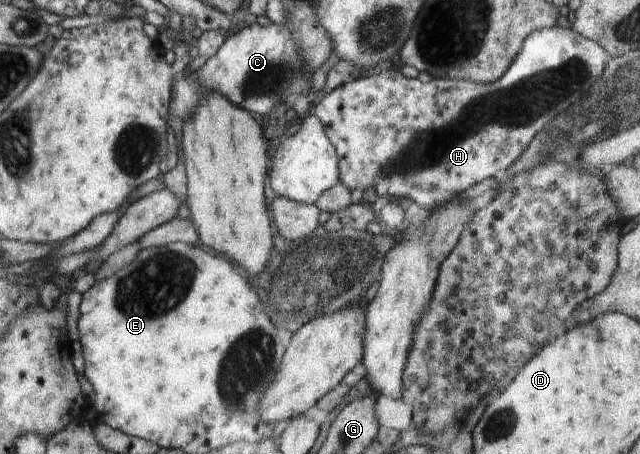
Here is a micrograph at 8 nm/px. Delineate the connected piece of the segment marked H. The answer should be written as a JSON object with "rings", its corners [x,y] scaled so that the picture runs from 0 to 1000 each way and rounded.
{"rings":[[[866,57],[864,62],[847,62],[828,70],[822,81],[814,110],[795,143],[791,161],[770,178],[769,183],[747,183],[734,176],[716,176],[714,172],[677,174],[661,183],[653,172],[634,172],[625,159],[616,154],[595,156],[589,165],[578,165],[555,174],[547,183],[533,187],[509,207],[503,222],[486,236],[486,249],[495,256],[503,269],[509,297],[516,315],[523,324],[530,350],[531,401],[534,401],[547,421],[556,414],[572,416],[584,412],[591,432],[600,427],[616,436],[638,436],[647,441],[656,452],[661,469],[670,469],[672,463],[691,449],[703,447],[714,430],[719,430],[731,412],[744,407],[756,394],[772,388],[775,377],[797,370],[798,363],[820,335],[831,304],[850,286],[861,267],[872,258],[883,240],[888,240],[944,156],[944,148],[956,126],[952,117],[930,90],[909,81],[895,62]]]}

